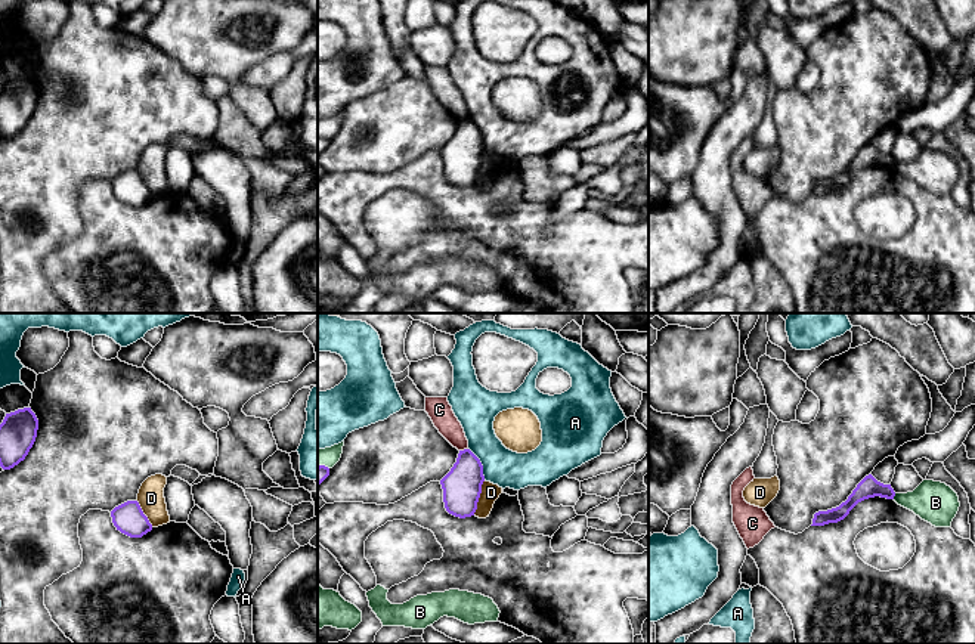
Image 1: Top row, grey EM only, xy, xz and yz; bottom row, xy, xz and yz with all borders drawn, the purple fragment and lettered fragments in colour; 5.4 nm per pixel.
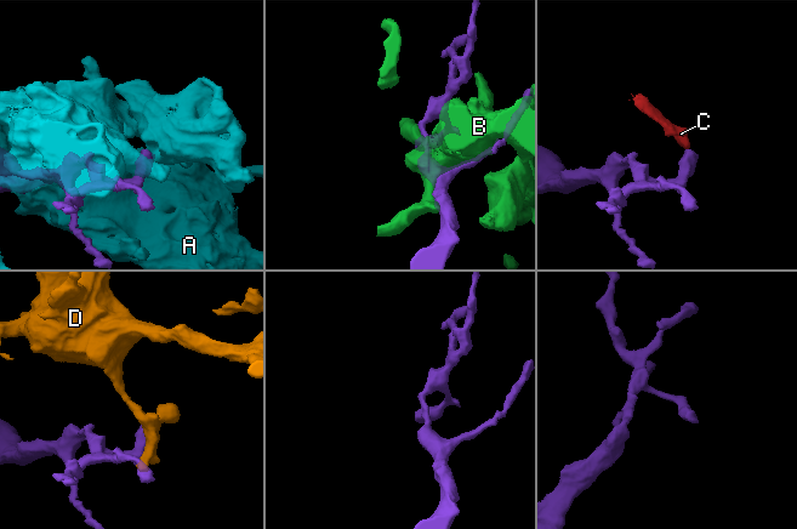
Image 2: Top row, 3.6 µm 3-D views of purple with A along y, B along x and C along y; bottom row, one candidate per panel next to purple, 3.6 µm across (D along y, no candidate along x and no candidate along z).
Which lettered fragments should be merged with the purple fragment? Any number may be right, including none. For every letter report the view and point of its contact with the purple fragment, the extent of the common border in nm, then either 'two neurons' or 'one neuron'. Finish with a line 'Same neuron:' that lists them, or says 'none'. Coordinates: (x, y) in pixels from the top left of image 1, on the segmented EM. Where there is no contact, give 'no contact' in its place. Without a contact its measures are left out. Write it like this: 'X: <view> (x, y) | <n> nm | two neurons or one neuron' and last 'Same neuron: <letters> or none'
A: xz (480, 464) | 200 nm | two neurons
B: yz (894, 495) | 40 nm | two neurons
C: xz (464, 449) | 50 nm | two neurons
D: xz (479, 497) | 200 nm | two neurons
Same neuron: none

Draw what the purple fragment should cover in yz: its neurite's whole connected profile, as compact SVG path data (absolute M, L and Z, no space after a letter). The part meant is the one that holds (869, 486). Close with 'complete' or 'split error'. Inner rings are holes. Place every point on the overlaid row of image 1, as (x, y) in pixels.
M869 474L857 484L848 499L839 507L815 513L811 526L838 523L844 520L858 502L875 496L894 499L895 492L891 484L883 484L878 482L872 474Z; complete

